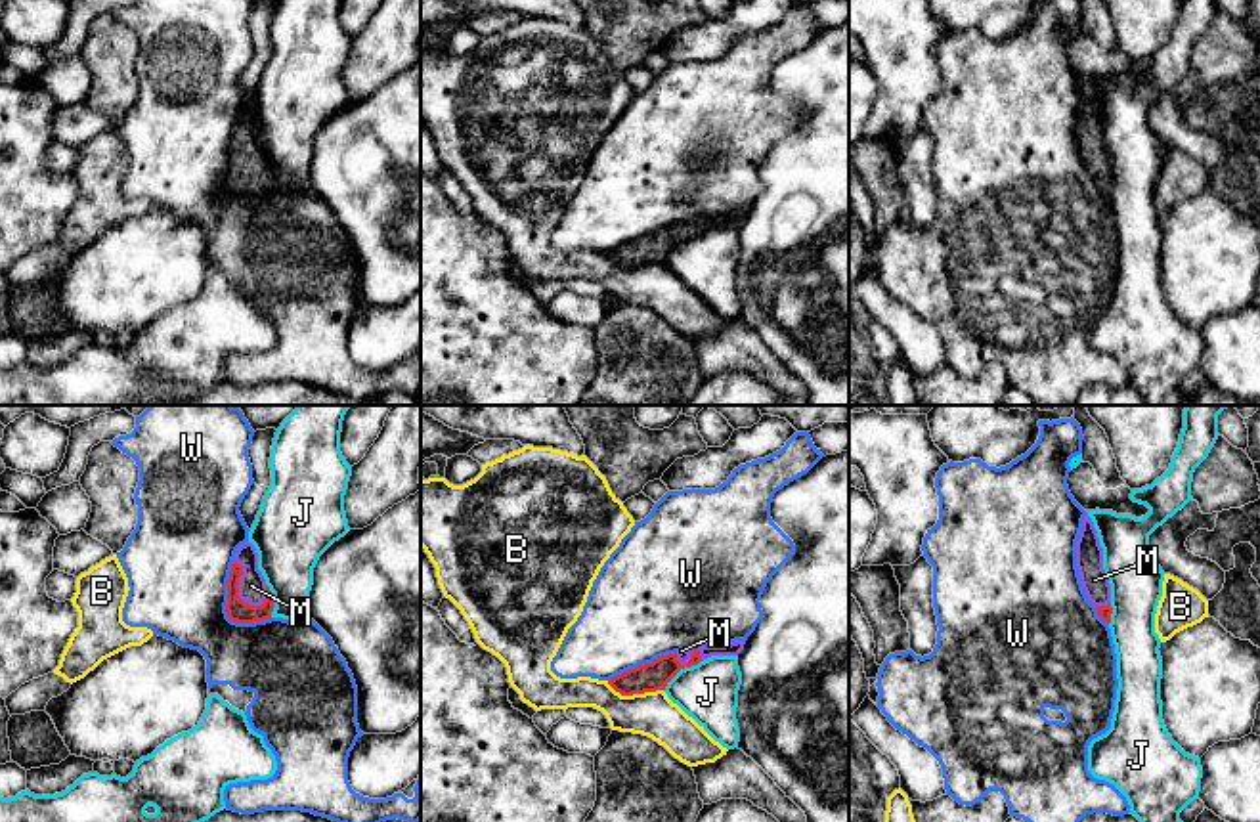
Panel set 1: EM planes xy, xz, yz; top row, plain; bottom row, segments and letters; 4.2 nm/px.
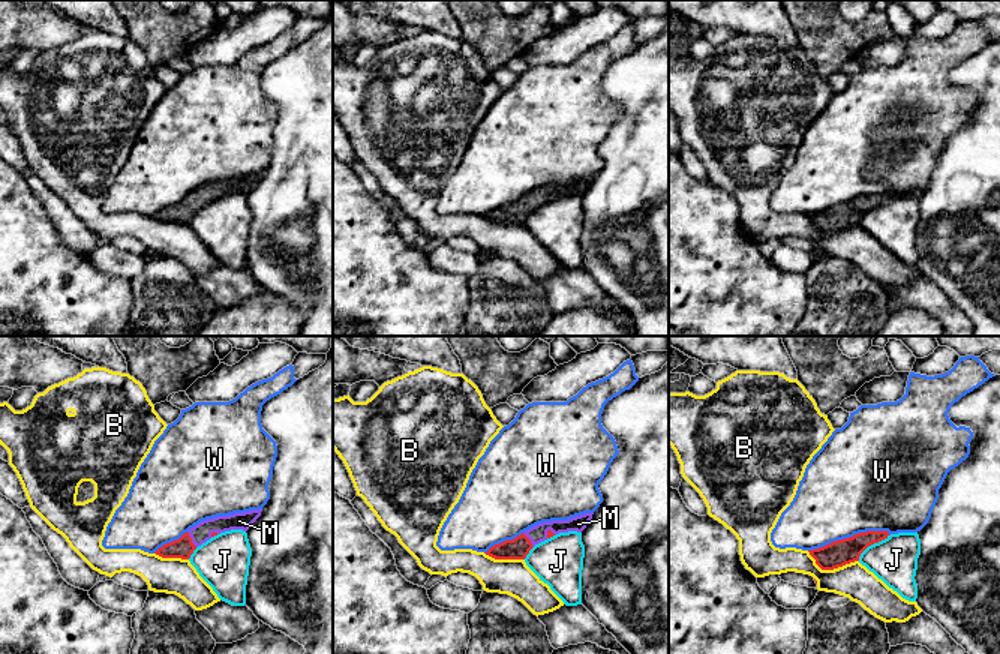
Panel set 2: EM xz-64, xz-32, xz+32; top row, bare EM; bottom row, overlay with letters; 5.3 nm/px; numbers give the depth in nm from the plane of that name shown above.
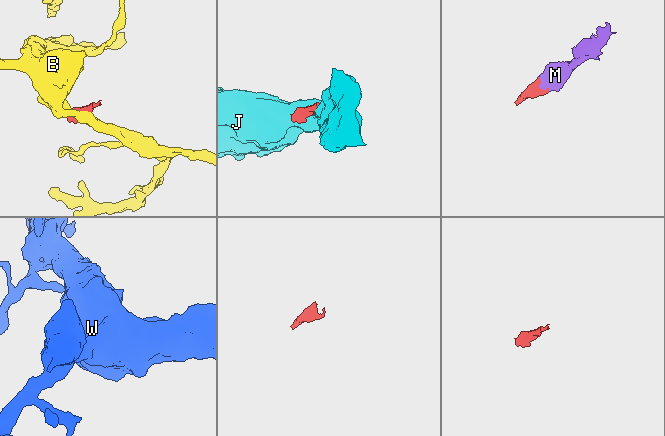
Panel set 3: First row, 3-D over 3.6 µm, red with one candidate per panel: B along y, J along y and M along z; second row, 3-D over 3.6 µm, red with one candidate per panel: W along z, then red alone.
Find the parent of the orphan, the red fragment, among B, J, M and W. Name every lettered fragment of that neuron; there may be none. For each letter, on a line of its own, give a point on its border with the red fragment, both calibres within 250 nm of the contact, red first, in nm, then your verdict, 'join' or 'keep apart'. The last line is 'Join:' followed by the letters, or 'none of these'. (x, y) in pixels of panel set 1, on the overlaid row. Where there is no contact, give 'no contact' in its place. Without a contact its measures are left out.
B: meets red in xz at (635, 692); 120 nm thick on the red side, 190 nm on the other; keep apart
J: meets red in xz at (679, 670); 120 nm thick on the red side, 260 nm on the other; keep apart
M: meets red in xy at (238, 589); 100 nm thick on the red side, 110 nm on the other; join
W: meets red in xy at (226, 610); 100 nm thick on the red side, 420 nm on the other; keep apart
Join: M

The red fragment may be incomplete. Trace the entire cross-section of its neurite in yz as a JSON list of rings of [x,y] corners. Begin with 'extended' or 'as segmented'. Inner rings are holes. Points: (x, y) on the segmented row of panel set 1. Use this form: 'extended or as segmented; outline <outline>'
extended; outline [[[1086,514],[1076,541],[1076,568],[1088,600],[1096,606],[1097,616],[1111,623],[1111,585],[1103,570],[1103,549],[1092,518]]]

